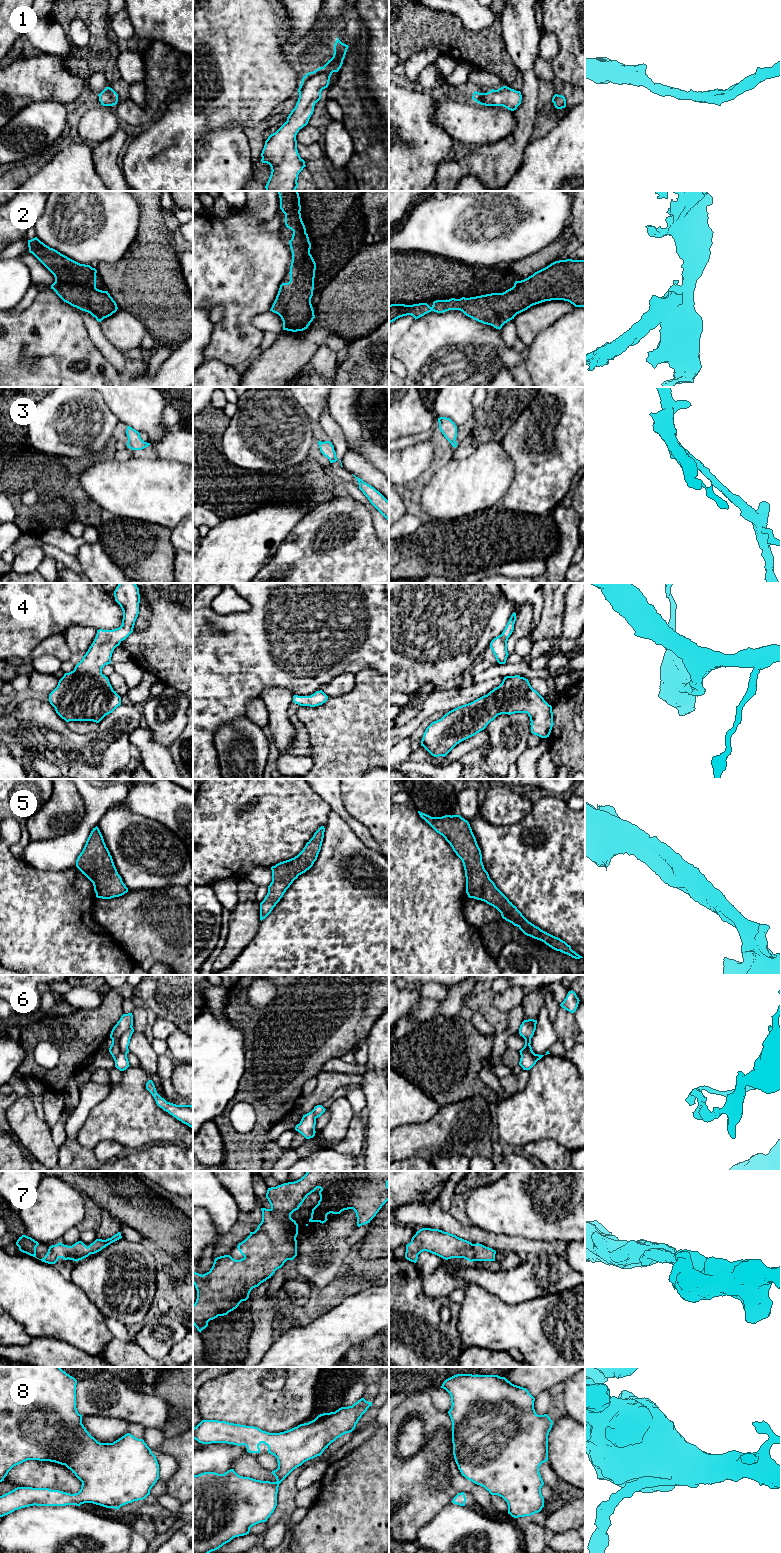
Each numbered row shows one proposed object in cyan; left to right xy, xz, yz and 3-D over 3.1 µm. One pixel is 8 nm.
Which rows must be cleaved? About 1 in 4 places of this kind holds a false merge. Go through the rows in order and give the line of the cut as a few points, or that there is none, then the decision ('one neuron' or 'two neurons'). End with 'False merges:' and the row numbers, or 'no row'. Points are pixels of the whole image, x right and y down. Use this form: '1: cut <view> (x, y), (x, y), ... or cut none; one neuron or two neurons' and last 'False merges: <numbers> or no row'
1: cut none; one neuron
2: cut none; one neuron
3: cut none; one neuron
4: cut none; one neuron
5: cut none; one neuron
6: cut xy (131, 1026), (121, 1036), (119, 1040), (119, 1053), (114, 1059); two neurons
7: cut none; one neuron
8: cut none; one neuron
False merges: 6

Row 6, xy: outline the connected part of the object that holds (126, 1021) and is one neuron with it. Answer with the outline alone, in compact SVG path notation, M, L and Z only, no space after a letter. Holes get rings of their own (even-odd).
M132 1013L123 1014L117 1024L113 1027L110 1038L112 1039L112 1044L109 1048L109 1052L112 1055L113 1059L119 1054L119 1040L121 1036L127 1031L130 1027L133 1026L133 1015Z

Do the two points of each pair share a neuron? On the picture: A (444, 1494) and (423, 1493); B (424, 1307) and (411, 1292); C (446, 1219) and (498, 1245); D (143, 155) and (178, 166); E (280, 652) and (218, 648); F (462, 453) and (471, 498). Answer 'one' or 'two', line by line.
A: one
B: one
C: one
D: one
E: one
F: two

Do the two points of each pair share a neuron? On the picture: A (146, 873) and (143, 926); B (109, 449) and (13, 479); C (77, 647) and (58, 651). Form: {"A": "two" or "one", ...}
{"A": "two", "B": "one", "C": "two"}

